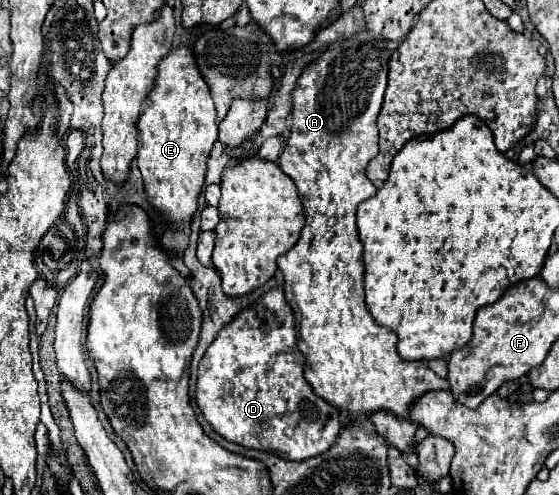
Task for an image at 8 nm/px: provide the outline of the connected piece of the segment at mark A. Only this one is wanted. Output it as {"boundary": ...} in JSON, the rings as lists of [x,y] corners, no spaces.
{"boundary":[[[365,31],[351,39],[337,43],[335,49],[325,51],[315,63],[311,63],[297,81],[293,91],[293,125],[287,145],[279,157],[279,167],[287,173],[297,189],[305,211],[305,225],[299,241],[289,253],[277,259],[277,267],[285,277],[285,299],[291,305],[297,323],[297,347],[305,355],[305,379],[313,391],[331,403],[335,409],[349,417],[371,417],[377,411],[389,411],[397,419],[409,419],[411,405],[423,393],[447,391],[449,381],[437,377],[421,361],[405,361],[399,357],[395,343],[397,335],[385,327],[379,327],[365,307],[363,293],[363,245],[357,233],[357,207],[365,199],[371,199],[377,189],[367,179],[365,167],[377,157],[377,115],[383,103],[387,87],[387,61],[391,51],[387,43]]]}

